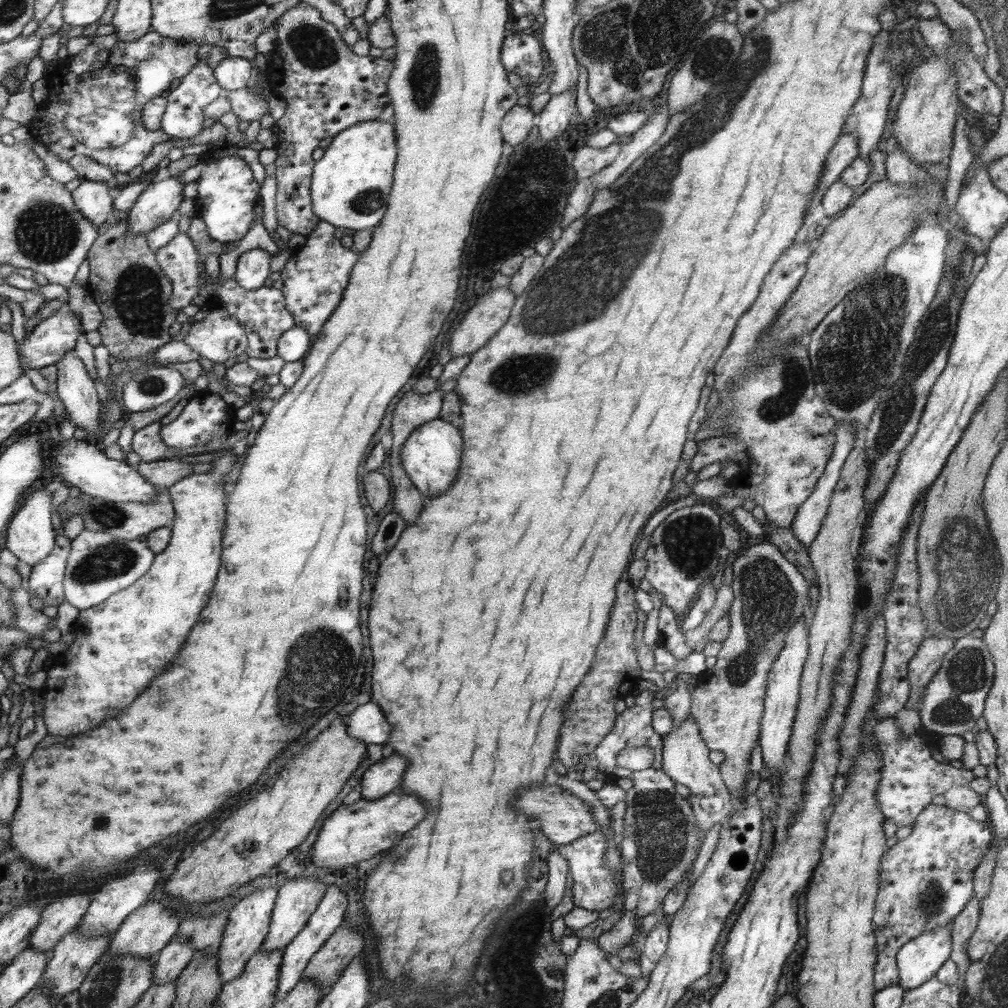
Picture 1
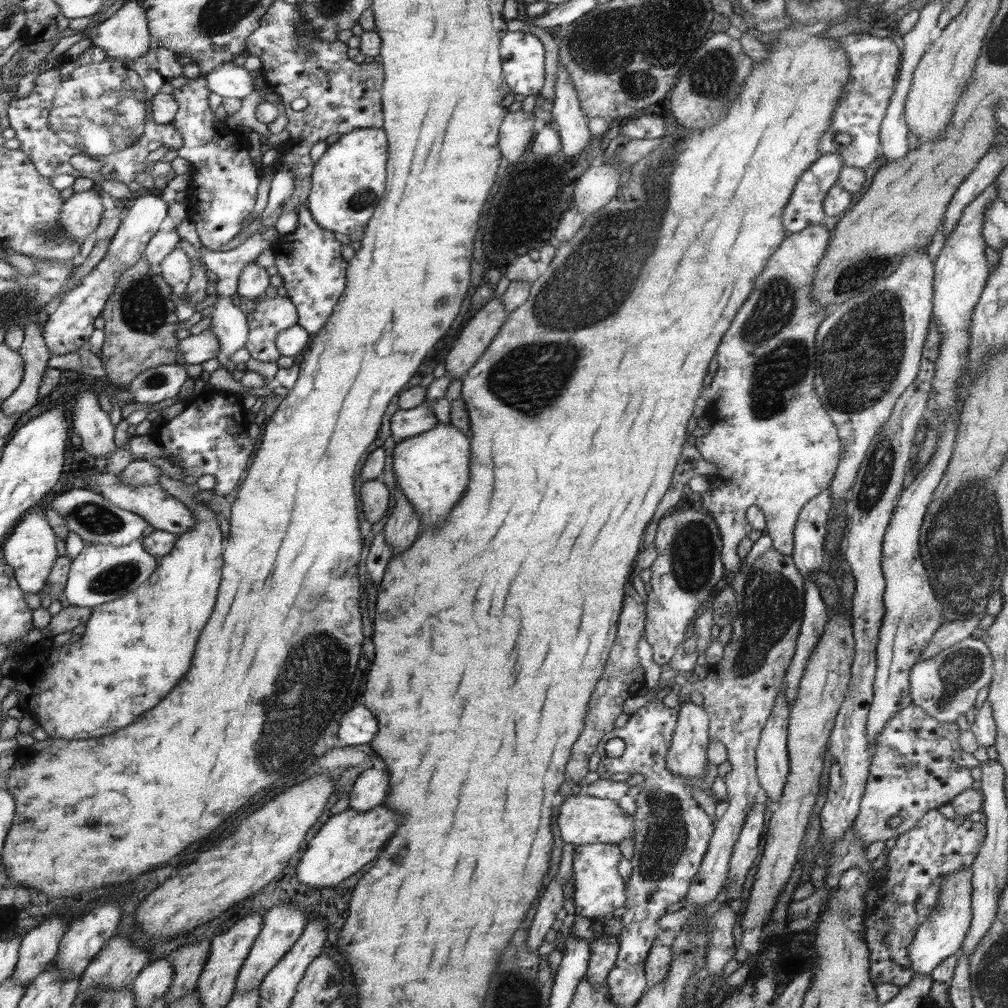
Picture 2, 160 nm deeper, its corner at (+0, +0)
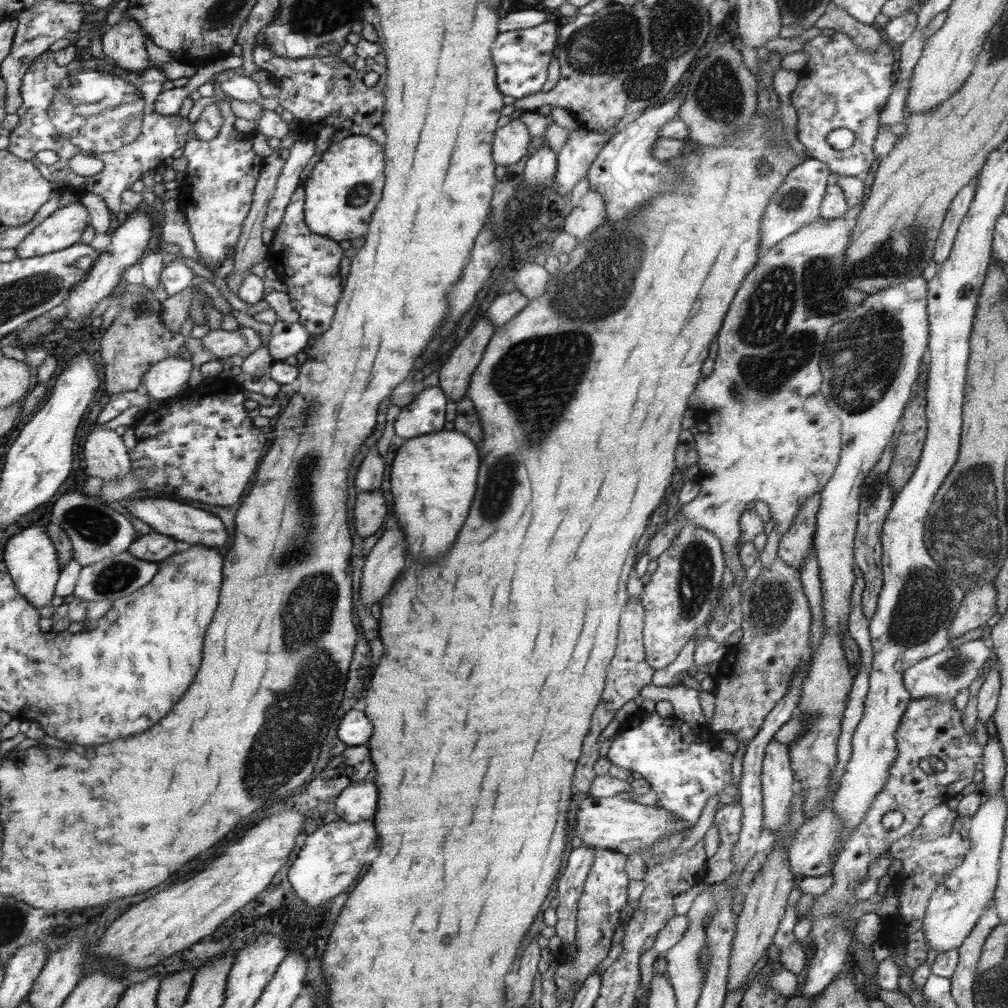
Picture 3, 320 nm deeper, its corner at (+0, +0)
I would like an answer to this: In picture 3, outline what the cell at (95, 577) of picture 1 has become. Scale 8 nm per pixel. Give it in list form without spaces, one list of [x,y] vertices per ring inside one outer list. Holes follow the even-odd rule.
[[[126,550],[116,556],[110,556],[90,566],[82,567],[72,595],[74,595],[74,598],[82,598],[82,600],[96,600],[96,602],[110,600],[114,603],[148,584],[154,578],[158,569],[158,563],[138,560]]]

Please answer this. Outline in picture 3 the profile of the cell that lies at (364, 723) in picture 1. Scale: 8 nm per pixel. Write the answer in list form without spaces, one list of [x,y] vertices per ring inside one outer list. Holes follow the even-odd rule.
[[[361,706],[343,714],[337,722],[337,737],[347,746],[360,746],[369,742],[372,734],[371,720]]]

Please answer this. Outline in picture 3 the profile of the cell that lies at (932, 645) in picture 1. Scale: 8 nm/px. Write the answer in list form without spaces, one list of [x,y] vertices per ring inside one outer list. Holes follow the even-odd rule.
[[[994,581],[972,588],[960,603],[949,628],[952,640],[968,630],[984,627],[986,621],[997,612]]]

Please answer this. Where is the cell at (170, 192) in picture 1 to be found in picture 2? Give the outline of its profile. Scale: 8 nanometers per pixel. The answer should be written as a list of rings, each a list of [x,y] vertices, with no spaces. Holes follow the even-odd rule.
[[[148,190],[145,195],[127,203],[126,218],[117,228],[116,235],[112,237],[104,258],[95,266],[95,269],[77,282],[76,288],[62,295],[61,300],[50,309],[42,338],[51,355],[69,354],[89,343],[95,330],[94,321],[105,311],[106,303],[117,288],[119,276],[125,274],[127,268],[134,266],[144,257],[149,240],[154,238],[162,220],[168,215],[168,203],[162,199],[161,195],[159,190]]]

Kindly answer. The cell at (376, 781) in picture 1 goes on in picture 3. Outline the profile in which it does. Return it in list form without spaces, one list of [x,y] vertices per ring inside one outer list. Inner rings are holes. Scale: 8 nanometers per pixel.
[[[361,780],[345,788],[336,798],[334,809],[340,820],[358,824],[374,818],[378,806],[378,790],[372,782]]]

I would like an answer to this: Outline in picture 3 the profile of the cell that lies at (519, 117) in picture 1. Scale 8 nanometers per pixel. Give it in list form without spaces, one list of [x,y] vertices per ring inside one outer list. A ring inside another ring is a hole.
[[[519,119],[512,120],[506,126],[497,128],[496,138],[492,142],[493,160],[500,166],[516,164],[528,152],[531,140],[528,127]]]

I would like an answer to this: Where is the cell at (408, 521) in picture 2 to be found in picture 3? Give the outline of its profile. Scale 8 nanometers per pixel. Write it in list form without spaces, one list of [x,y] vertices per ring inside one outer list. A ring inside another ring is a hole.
[[[399,526],[384,531],[365,557],[359,588],[361,606],[370,608],[390,592],[390,586],[406,568],[406,547]]]

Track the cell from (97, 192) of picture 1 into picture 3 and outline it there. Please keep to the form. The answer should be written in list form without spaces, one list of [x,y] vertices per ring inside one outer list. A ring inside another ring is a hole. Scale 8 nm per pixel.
[[[80,200],[58,207],[19,244],[16,258],[32,258],[70,248],[73,244],[81,242],[82,233],[88,226],[90,226],[89,211]]]

